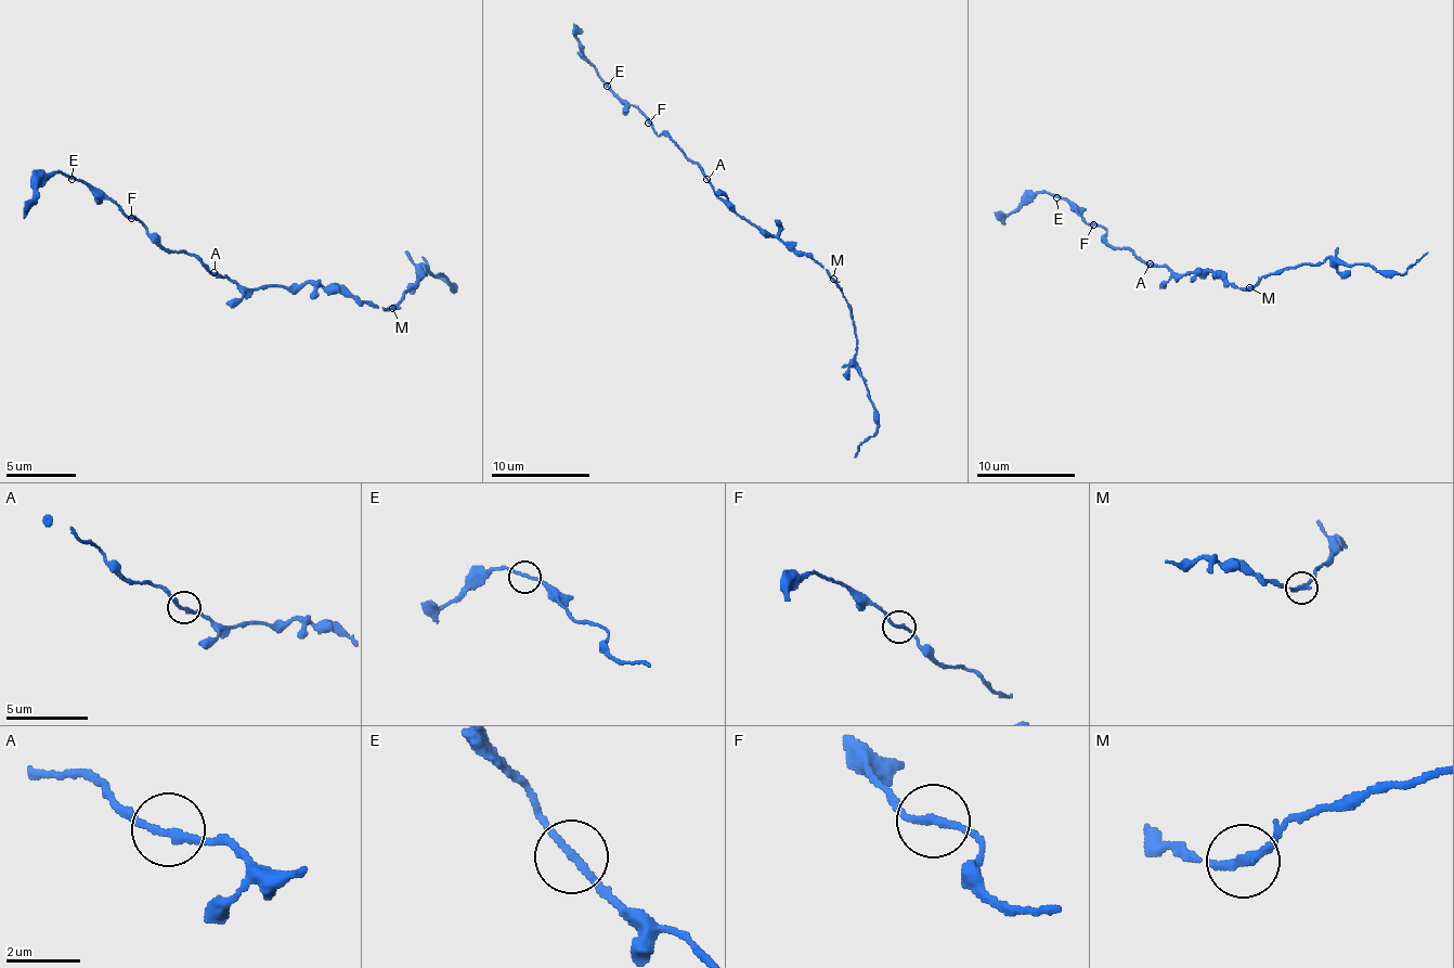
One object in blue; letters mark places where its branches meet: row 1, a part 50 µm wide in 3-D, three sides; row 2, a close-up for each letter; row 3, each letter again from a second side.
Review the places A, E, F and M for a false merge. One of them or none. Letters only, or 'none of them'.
none of them

